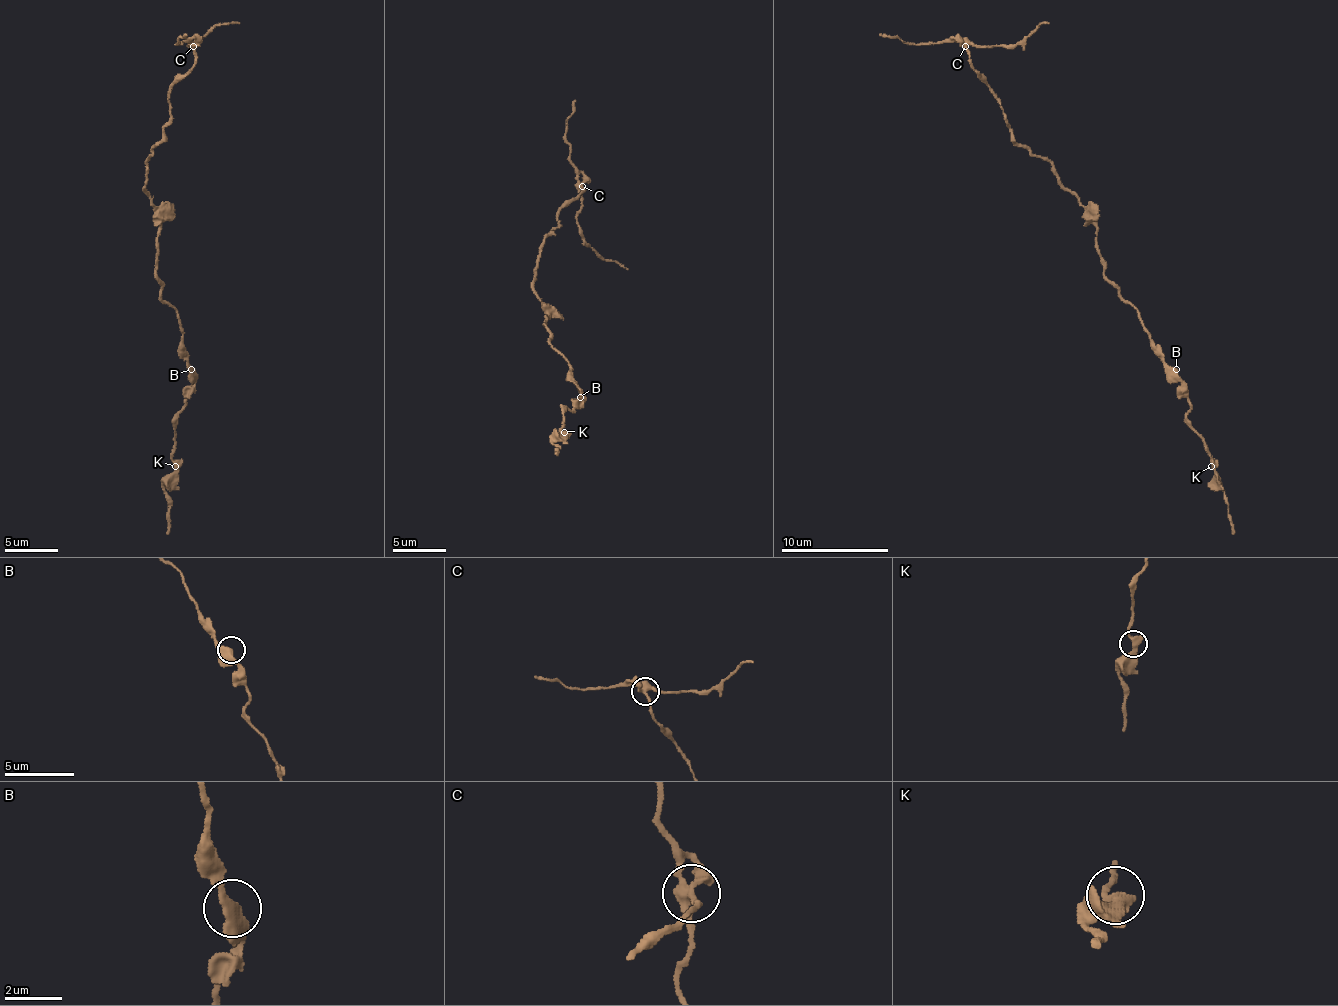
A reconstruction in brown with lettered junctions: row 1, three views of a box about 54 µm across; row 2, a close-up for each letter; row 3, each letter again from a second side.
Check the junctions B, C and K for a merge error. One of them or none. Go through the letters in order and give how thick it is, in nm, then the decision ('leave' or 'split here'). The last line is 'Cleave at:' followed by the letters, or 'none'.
B: 360 nm | leave
C: 320 nm | split here
K: 380 nm | leave
Cleave at: C

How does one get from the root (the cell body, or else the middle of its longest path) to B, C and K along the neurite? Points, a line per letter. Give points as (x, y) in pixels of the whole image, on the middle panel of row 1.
B: (548, 316), (545, 316), (545, 327), (550, 335), (550, 343), (569, 362), (572, 381), (580, 397)
C: (548, 316), (548, 308), (534, 290), (539, 247), (558, 225), (558, 212), (582, 190), (582, 185)
K: (548, 316), (550, 343), (569, 362), (572, 381), (580, 389), (580, 402), (564, 410), (564, 432)

